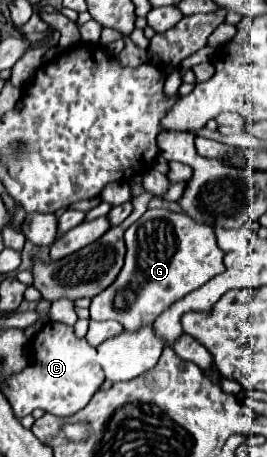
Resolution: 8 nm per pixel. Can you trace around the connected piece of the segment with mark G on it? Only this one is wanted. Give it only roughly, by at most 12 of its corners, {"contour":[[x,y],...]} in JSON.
{"contour":[[148,209],[90,319],[152,323],[226,269],[214,229]]}

